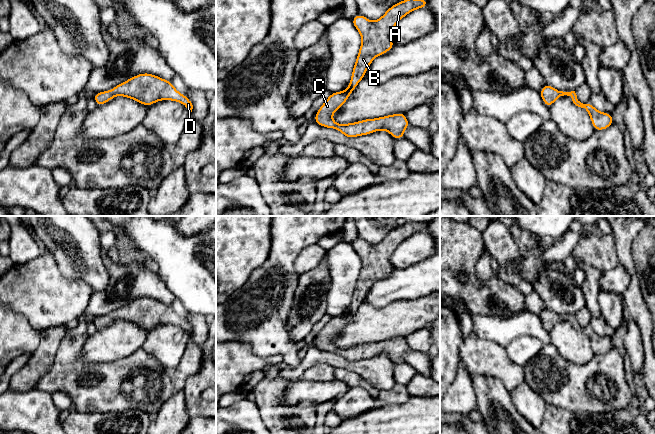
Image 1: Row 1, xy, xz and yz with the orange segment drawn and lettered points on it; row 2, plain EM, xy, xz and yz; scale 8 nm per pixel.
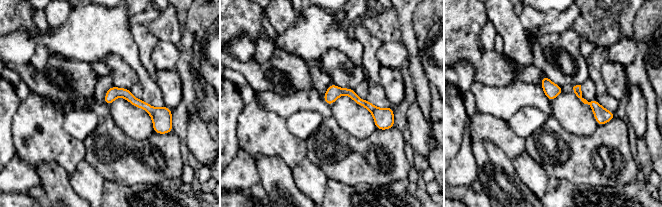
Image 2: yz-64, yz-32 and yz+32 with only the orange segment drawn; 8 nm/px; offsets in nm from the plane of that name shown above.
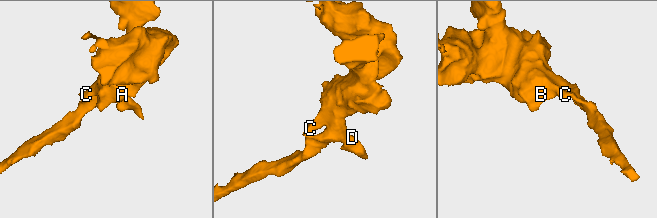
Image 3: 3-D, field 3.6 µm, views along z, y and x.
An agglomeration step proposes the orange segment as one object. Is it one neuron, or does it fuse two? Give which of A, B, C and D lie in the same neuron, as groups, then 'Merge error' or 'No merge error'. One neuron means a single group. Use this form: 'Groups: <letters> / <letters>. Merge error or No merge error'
Groups: A B C D. No merge error

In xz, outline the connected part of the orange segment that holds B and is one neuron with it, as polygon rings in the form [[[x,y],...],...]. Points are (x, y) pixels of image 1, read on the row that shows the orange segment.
[[[404,0],[391,6],[376,21],[370,21],[361,14],[357,14],[351,20],[360,33],[362,42],[348,88],[345,91],[331,93],[315,114],[313,121],[322,127],[338,130],[348,138],[369,135],[380,130],[388,131],[394,139],[405,138],[404,130],[411,126],[405,113],[396,113],[375,119],[364,119],[348,124],[338,124],[333,121],[332,116],[336,110],[345,104],[358,83],[364,78],[372,61],[395,46],[390,35],[396,24],[410,12],[425,8],[427,5],[428,0]]]

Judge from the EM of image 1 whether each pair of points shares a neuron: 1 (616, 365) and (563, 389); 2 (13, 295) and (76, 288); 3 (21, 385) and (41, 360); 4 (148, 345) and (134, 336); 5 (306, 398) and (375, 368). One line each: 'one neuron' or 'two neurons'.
1: one neuron
2: one neuron
3: one neuron
4: two neurons
5: two neurons

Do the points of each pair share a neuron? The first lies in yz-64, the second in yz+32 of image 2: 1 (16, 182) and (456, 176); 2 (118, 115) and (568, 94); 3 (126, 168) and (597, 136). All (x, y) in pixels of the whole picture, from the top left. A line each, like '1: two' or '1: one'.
1: one
2: one
3: one

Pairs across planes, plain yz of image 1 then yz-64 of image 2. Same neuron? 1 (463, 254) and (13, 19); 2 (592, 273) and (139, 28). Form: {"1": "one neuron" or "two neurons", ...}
{"1": "one neuron", "2": "one neuron"}

